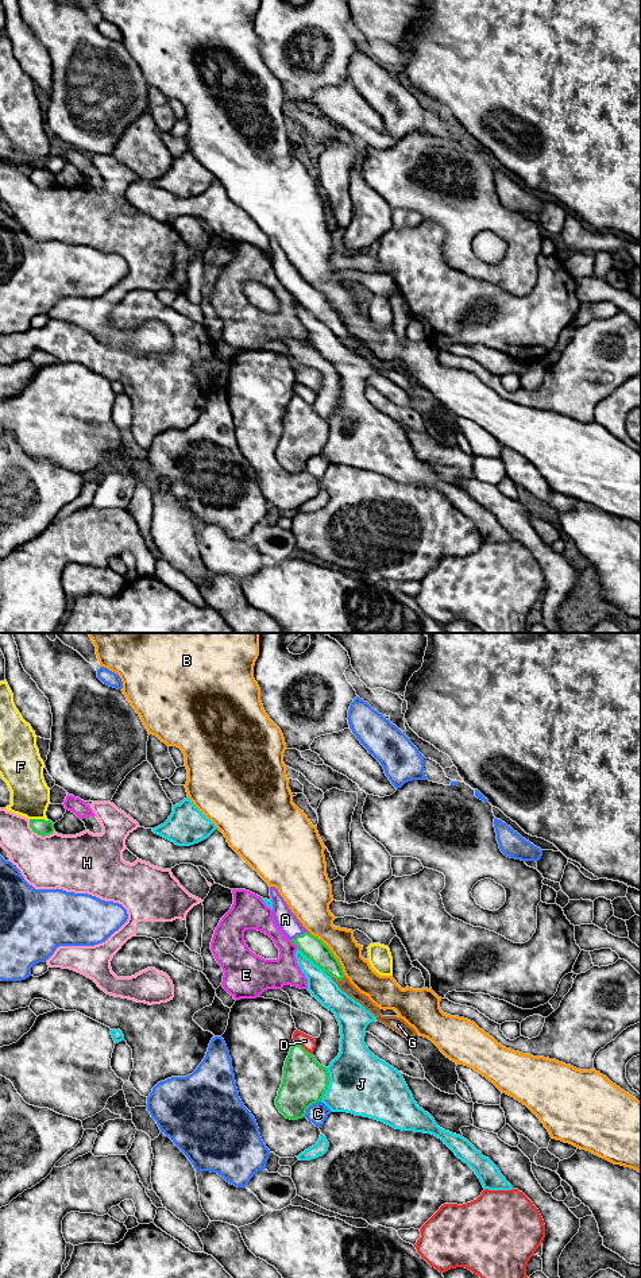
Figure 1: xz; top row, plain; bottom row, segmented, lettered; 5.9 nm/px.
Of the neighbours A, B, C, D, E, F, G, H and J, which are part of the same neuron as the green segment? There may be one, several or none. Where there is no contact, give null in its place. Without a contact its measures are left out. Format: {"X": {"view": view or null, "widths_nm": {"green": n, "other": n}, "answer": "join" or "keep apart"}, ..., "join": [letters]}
{"A": {"view": "xz", "widths_nm": {"green": 140, "other": 120}, "answer": "join"}, "B": {"view": "xz", "widths_nm": {"green": 140, "other": 190}, "answer": "keep apart"}, "C": {"view": "xz", "widths_nm": {"green": 280, "other": 120}, "answer": "keep apart"}, "D": {"view": "xz", "widths_nm": {"green": 280, "other": 80}, "answer": "keep apart"}, "E": {"view": "xz", "widths_nm": {"green": 140, "other": 180}, "answer": "keep apart"}, "F": {"view": "xz", "widths_nm": {"green": 100, "other": 240}, "answer": "keep apart"}, "G": {"view": "xz", "widths_nm": {"green": 140, "other": 70}, "answer": "join"}, "H": {"view": "xz", "widths_nm": {"green": 100, "other": 320}, "answer": "keep apart"}, "J": {"view": "xz", "widths_nm": {"green": 280, "other": 360}, "answer": "keep apart"}, "join": ["A", "G"]}

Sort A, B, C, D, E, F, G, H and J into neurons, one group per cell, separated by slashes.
A G / B / C / D / E / F / H / J

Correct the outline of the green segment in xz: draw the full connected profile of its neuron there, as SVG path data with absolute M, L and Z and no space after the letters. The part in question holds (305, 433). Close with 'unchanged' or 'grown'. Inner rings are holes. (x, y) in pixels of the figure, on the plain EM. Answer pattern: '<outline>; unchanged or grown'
M294 394L283 418L275 457L290 472L305 470L306 462L321 453L329 437L328 421Z; unchanged

